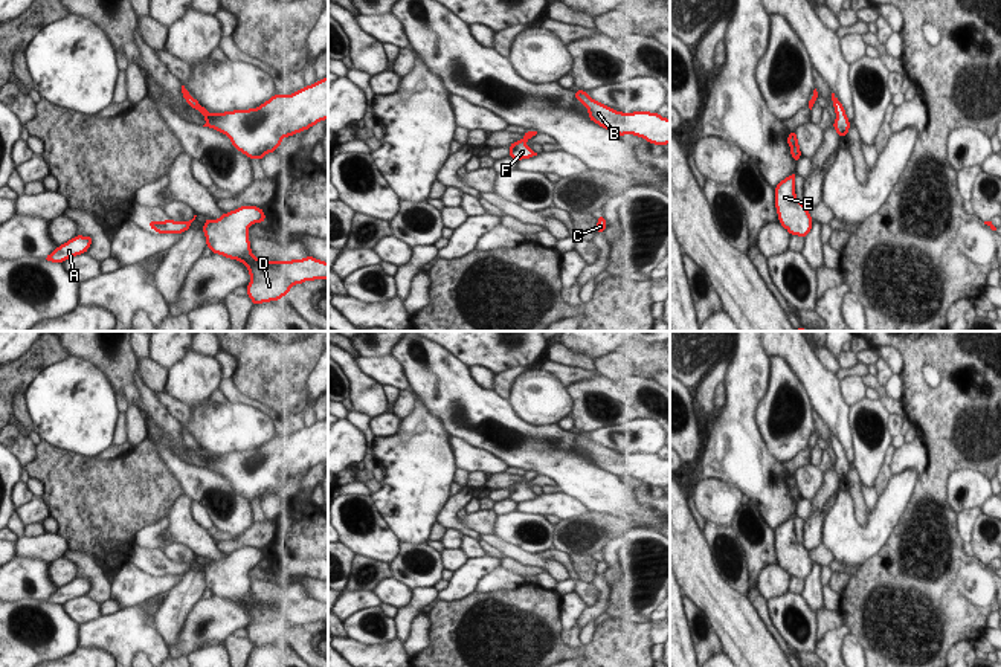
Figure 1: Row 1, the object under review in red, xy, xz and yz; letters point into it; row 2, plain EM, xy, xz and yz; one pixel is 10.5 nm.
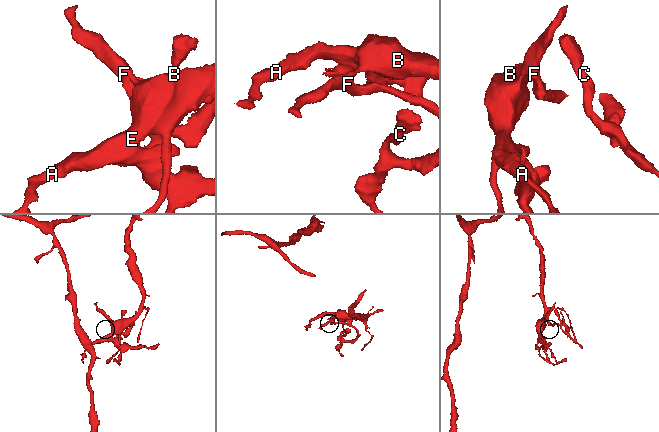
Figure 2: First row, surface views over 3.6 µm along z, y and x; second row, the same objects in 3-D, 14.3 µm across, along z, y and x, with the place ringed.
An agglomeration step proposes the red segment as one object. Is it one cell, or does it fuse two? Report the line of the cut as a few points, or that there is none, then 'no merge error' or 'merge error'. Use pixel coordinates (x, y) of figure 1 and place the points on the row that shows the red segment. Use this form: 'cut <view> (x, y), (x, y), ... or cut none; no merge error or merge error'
cut none; no merge error

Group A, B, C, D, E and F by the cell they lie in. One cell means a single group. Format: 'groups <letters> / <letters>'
groups A B C D E F

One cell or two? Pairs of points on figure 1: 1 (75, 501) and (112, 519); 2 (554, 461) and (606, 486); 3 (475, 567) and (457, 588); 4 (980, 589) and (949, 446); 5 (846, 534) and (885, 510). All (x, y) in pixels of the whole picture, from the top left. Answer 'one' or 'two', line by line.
1: one
2: one
3: one
4: one
5: one

